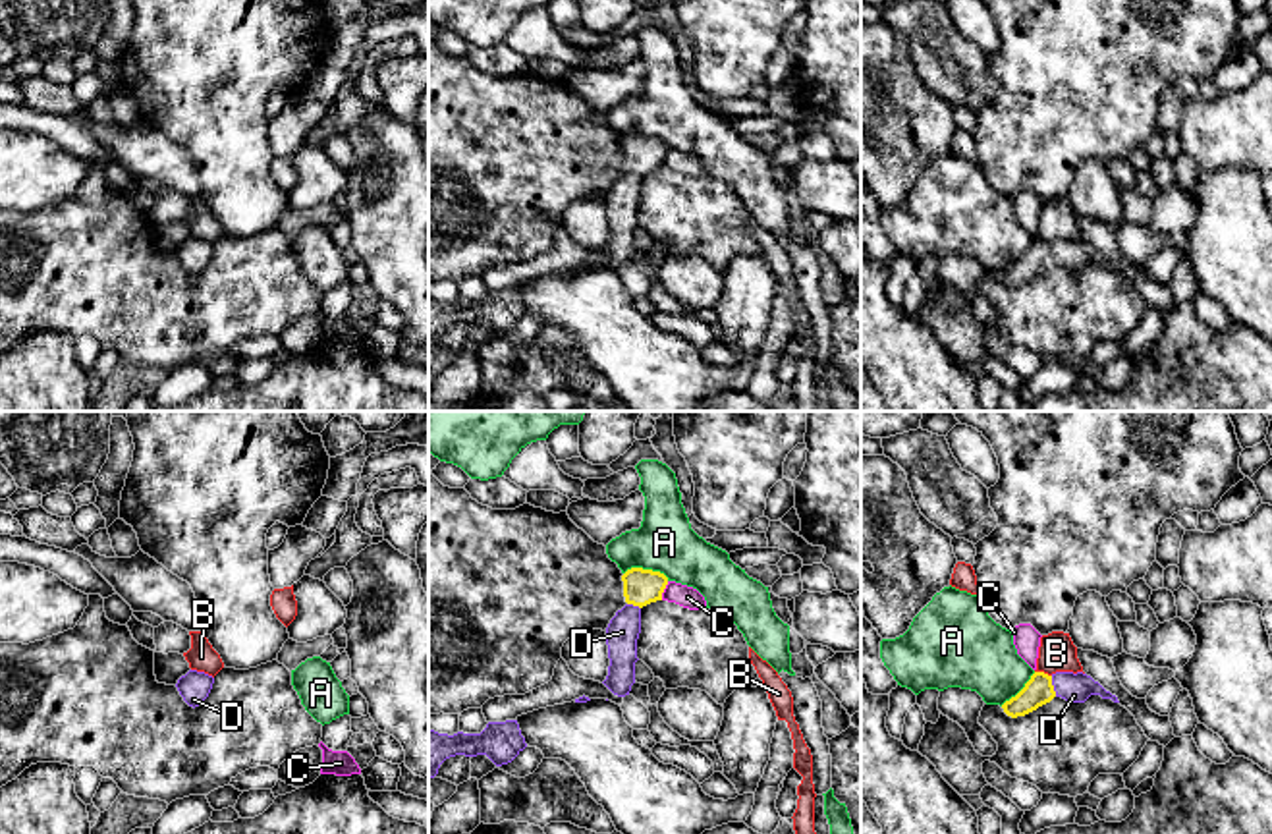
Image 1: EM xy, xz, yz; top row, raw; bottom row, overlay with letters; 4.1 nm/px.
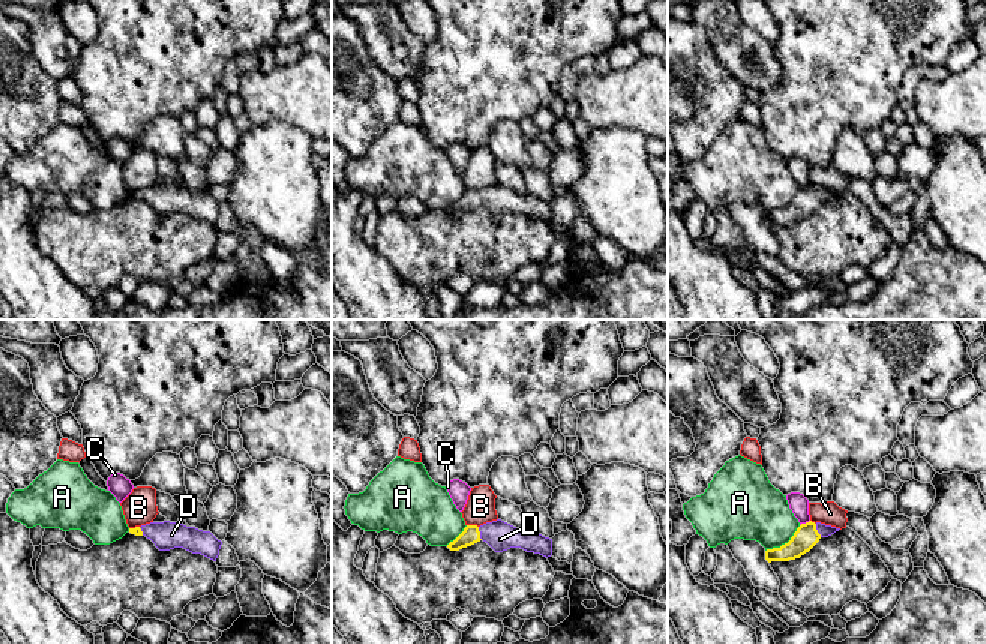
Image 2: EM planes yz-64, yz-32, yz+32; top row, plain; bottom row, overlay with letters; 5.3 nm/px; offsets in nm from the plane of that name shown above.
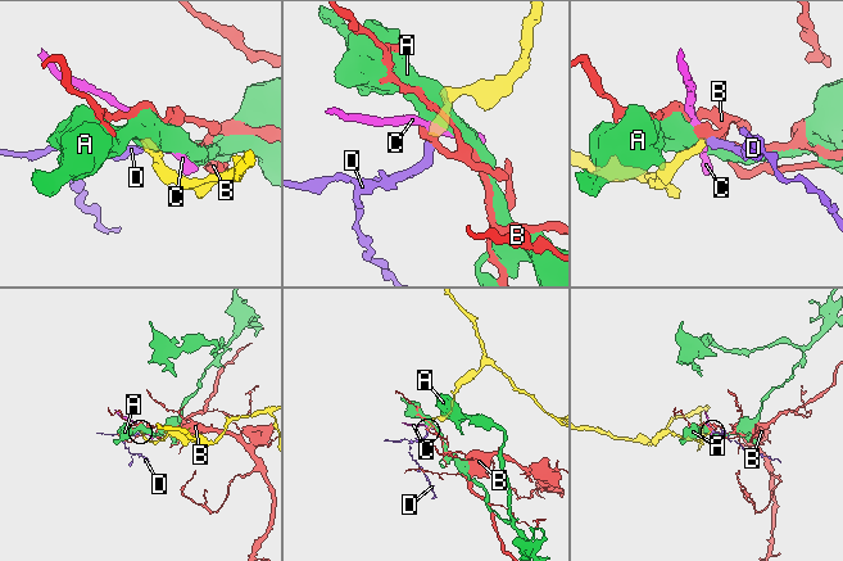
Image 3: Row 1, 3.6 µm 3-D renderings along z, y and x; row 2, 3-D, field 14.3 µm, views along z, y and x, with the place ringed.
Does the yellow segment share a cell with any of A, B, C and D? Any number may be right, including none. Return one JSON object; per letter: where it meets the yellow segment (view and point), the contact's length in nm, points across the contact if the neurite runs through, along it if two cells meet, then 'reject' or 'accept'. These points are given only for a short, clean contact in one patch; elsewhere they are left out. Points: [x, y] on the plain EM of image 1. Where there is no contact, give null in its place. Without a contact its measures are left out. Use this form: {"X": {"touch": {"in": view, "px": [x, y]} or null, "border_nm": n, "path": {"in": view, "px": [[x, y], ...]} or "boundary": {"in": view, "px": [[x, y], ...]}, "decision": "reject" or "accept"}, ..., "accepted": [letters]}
{"A": {"touch": {"in": "xz", "px": [647, 138]}, "border_nm": 190, "boundary": {"in": "xz", "px": [[624, 139], [651, 136], [668, 147]]}, "decision": "reject"}, "B": {"touch": {"in": "yz", "px": [1043, 240]}, "border_nm": 80, "boundary": {"in": "yz", "px": [[1035, 238], [1050, 244]]}, "decision": "reject"}, "C": {"touch": {"in": "xz", "px": [663, 159]}, "border_nm": 90, "boundary": {"in": "xz", "px": [[668, 149], [661, 166]]}, "decision": "reject"}, "D": {"touch": {"in": "yz", "px": [1052, 253]}, "border_nm": 90, "path": {"in": "yz", "px": [[1039, 257], [1052, 253], [1076, 255]]}, "decision": "accept"}, "accepted": ["D"]}

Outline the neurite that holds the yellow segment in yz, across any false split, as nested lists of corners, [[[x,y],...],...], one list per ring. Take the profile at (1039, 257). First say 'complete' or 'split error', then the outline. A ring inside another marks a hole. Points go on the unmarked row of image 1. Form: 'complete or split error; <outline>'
split error; [[[1035,239],[1025,255],[1006,268],[1002,276],[1008,284],[1017,286],[1050,270],[1054,264],[1062,264],[1069,270],[1085,270],[1091,263],[1120,270],[1116,263],[1083,239],[1056,239],[1052,243]]]

